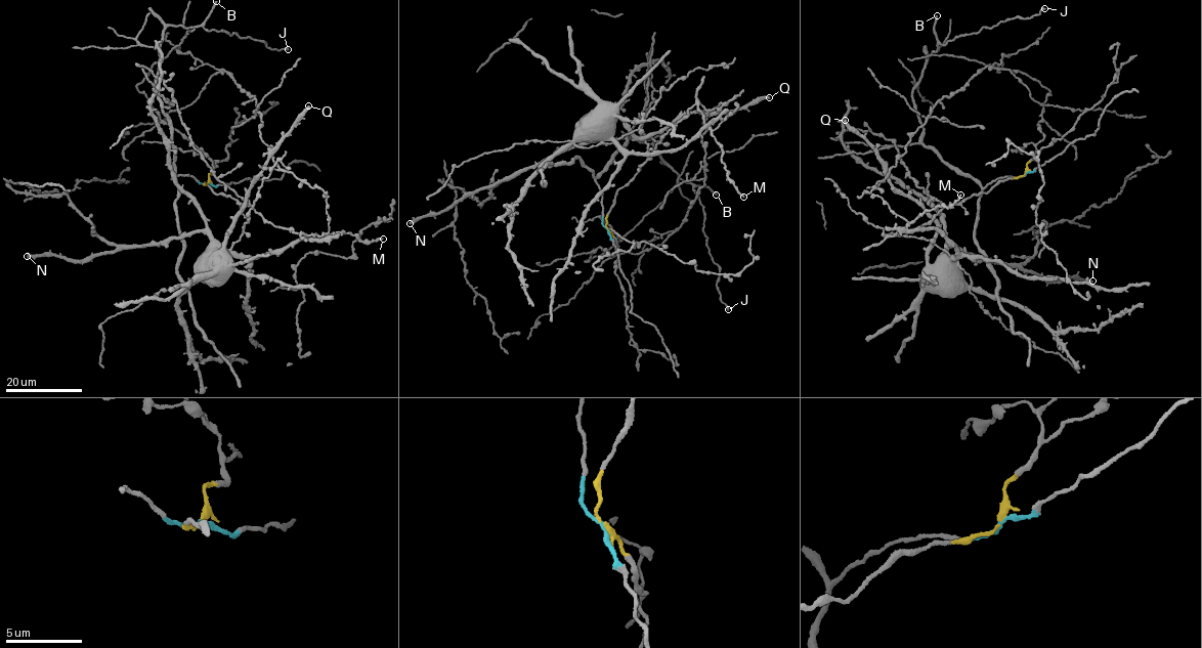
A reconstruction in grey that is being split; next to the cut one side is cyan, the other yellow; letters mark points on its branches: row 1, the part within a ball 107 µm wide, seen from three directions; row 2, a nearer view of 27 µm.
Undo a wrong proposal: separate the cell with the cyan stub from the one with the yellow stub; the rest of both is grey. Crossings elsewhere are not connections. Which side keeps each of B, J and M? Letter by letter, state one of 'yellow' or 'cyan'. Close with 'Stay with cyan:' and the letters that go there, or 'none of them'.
B: cyan
J: cyan
M: yellow
Stay with cyan: B, J

